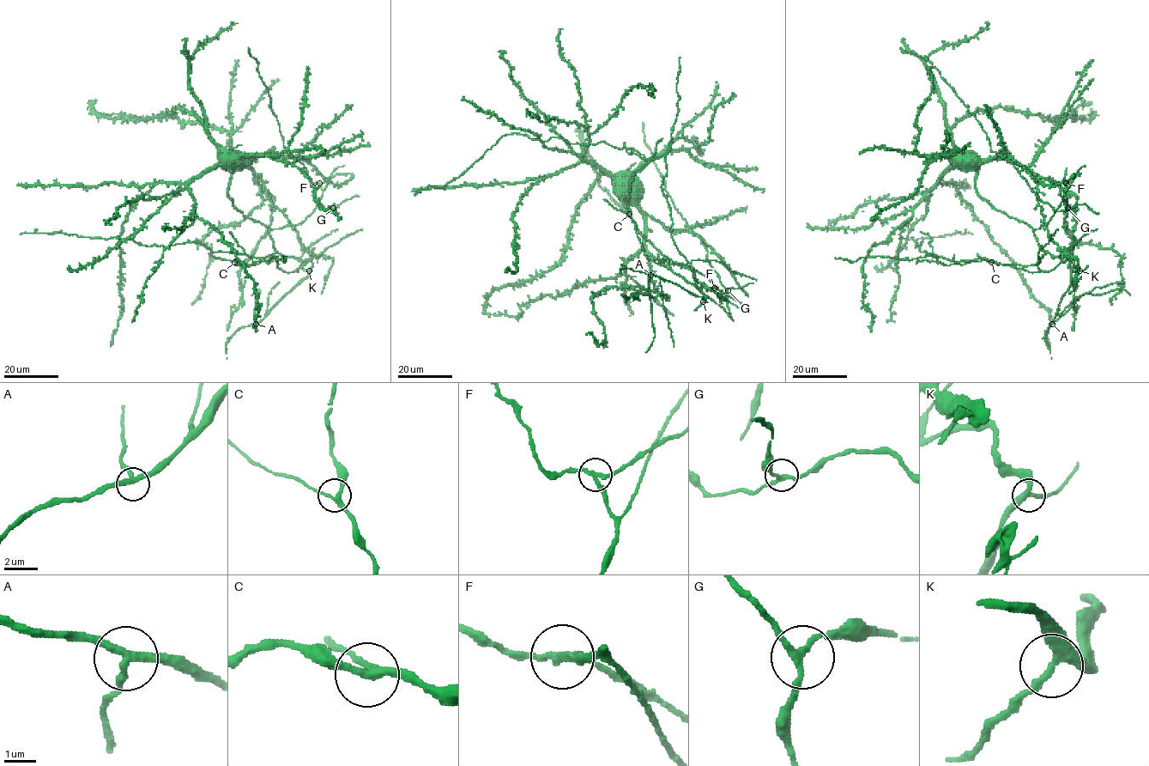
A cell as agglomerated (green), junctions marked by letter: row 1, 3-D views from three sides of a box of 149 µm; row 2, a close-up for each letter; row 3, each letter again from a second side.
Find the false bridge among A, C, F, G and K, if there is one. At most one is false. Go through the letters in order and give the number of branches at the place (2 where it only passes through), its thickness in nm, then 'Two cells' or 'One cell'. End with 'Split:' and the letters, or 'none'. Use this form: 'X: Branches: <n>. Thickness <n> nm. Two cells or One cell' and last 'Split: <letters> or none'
A: Branches: 3. Thickness 260 nm. One cell
C: Branches: 3. Thickness 240 nm. One cell
F: Branches: 3. Thickness 200 nm. Two cells
G: Branches: 3. Thickness 200 nm. One cell
K: Branches: 3. Thickness 300 nm. One cell
Split: F

